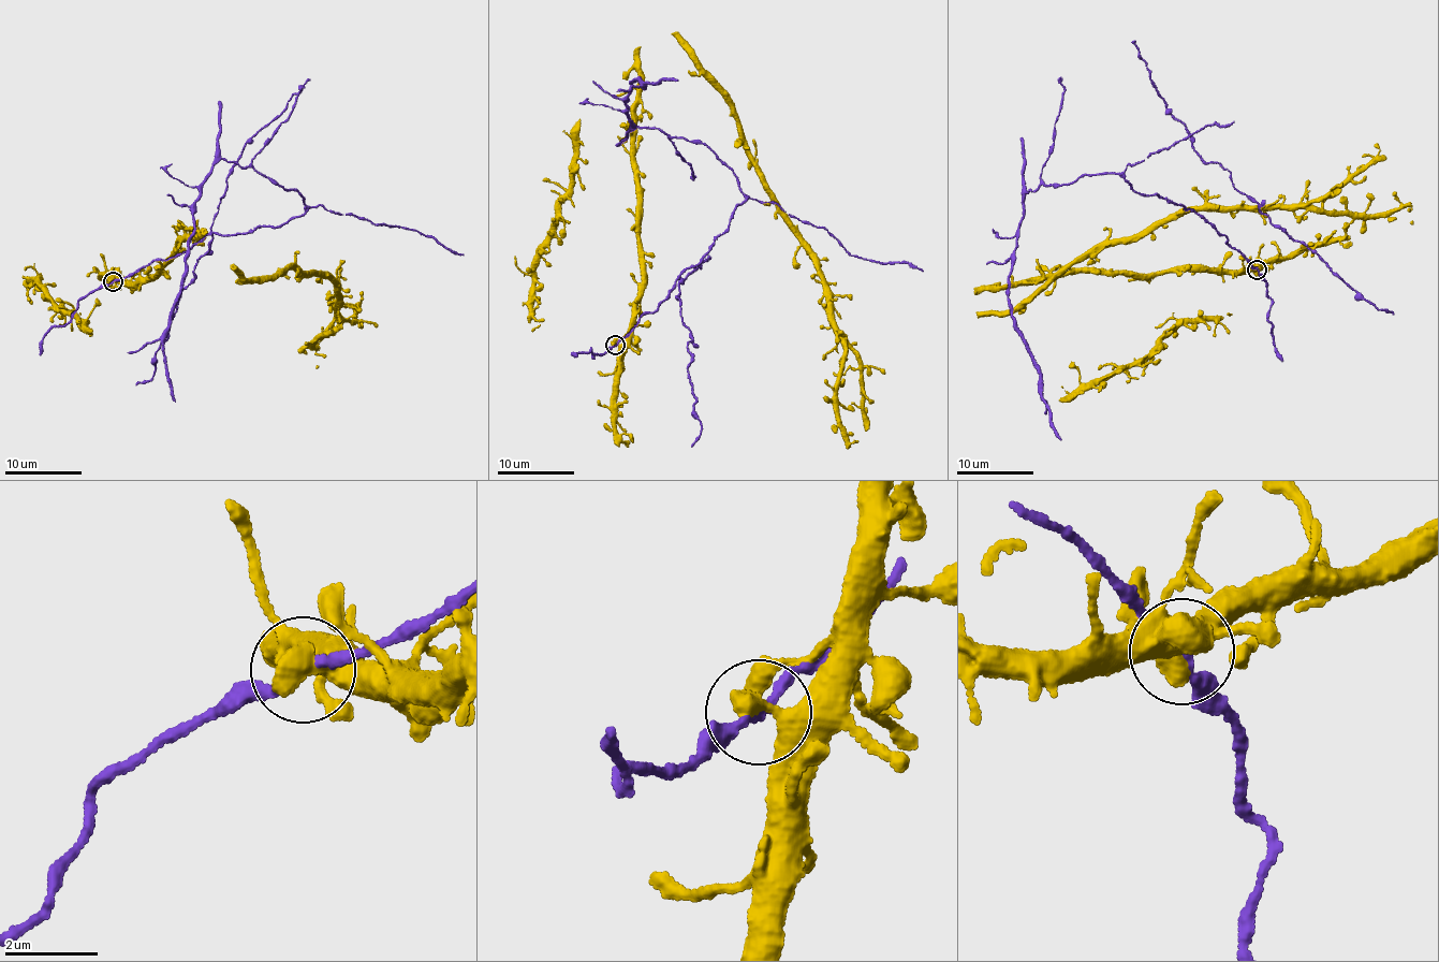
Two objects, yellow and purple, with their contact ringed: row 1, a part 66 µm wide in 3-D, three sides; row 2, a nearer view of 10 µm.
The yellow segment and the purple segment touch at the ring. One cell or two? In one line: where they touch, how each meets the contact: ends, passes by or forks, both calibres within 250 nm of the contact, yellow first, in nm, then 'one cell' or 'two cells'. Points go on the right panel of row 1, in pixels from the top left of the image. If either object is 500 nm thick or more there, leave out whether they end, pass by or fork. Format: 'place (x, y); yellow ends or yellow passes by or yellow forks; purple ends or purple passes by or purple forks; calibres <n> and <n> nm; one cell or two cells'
place (1257, 270); calibres 600 and 170 nm; two cells

